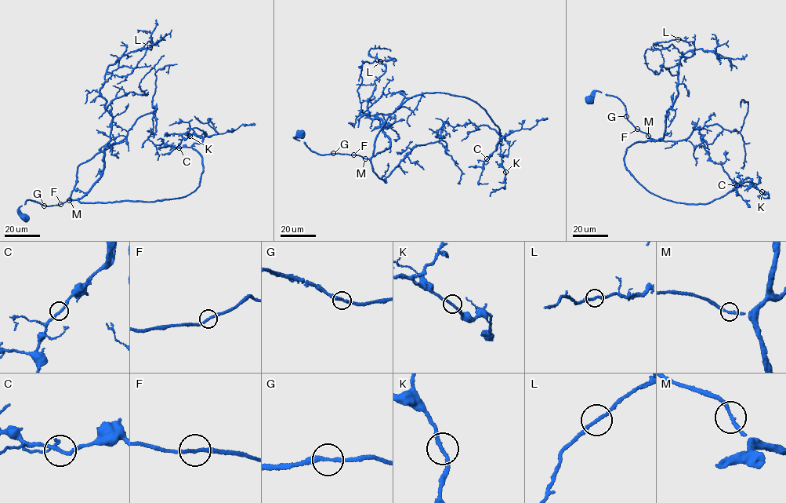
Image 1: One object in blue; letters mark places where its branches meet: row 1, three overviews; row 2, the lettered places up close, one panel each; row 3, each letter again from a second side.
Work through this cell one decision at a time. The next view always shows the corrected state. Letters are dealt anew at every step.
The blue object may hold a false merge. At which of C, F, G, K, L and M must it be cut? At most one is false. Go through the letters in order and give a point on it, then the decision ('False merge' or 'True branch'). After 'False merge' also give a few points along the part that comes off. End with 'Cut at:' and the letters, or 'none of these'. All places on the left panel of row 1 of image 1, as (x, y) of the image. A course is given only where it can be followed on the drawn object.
C: Place: (179, 147). True branch
F: Place: (60, 204). True branch
G: Place: (44, 205). True branch
K: Place: (190, 136). True branch
L: Place: (150, 47). True branch
M: Place: (69, 200). True branch
Cut at: none of these

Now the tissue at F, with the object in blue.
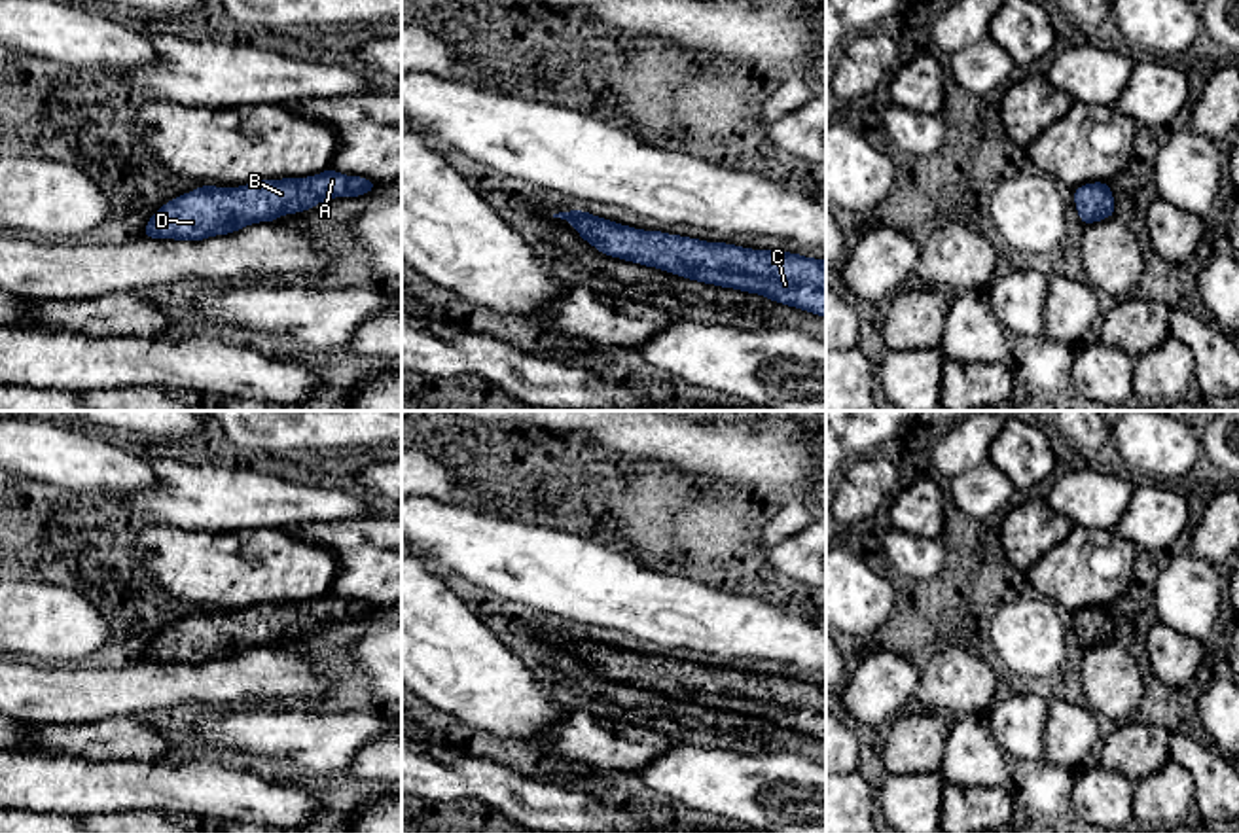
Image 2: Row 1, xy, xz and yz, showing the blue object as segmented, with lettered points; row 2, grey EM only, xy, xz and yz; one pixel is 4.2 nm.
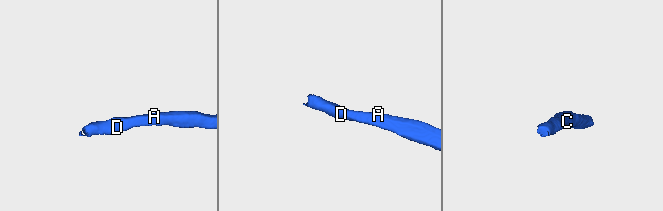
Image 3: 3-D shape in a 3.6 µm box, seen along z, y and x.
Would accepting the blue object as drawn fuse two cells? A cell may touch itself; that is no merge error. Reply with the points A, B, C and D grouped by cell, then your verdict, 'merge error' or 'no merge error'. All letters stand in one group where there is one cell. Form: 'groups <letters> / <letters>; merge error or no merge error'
groups A B C D; no merge error

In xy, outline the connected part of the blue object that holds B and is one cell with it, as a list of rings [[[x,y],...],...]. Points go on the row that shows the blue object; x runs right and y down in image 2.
[[[332,168],[309,178],[261,180],[241,187],[201,186],[163,204],[142,237],[203,240],[235,233],[248,223],[275,222],[282,214],[314,208],[332,197],[360,197],[377,182]]]

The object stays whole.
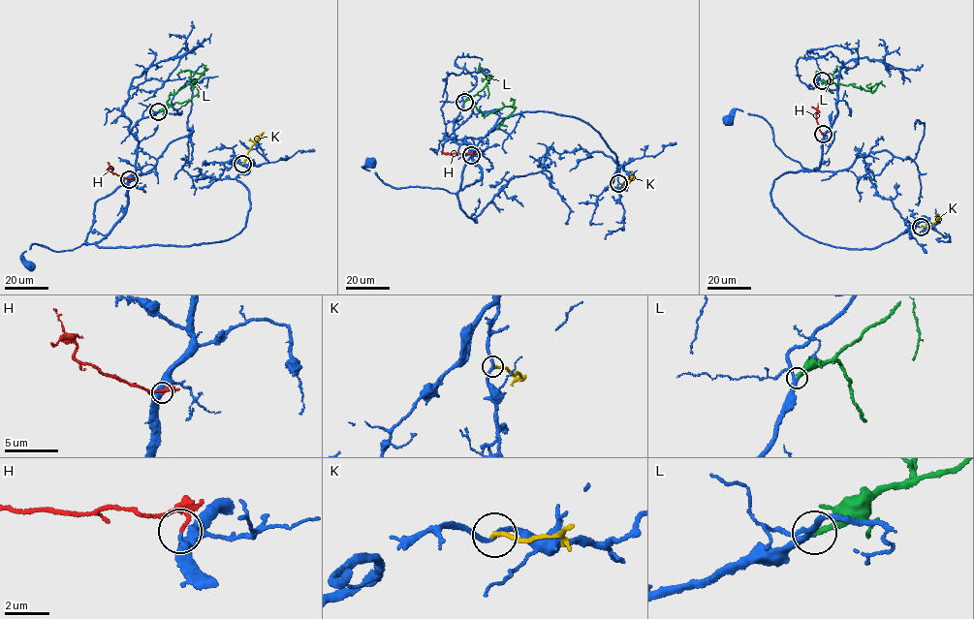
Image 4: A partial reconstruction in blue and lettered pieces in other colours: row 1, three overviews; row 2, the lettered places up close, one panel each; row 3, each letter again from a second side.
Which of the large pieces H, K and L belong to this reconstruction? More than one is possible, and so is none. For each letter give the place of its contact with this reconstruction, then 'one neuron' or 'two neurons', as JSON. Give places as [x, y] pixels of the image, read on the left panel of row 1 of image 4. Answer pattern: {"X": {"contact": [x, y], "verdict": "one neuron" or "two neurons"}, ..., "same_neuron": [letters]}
{"H": {"contact": [129, 179], "verdict": "one neuron"}, "K": {"contact": [242, 164], "verdict": "two neurons"}, "L": {"contact": [158, 111], "verdict": "two neurons"}, "same_neuron": ["H"]}

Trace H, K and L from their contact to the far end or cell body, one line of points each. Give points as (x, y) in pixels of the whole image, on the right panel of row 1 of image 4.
H: (823, 133), (816, 119), (817, 109), (812, 106)
K: (921, 227), (935, 222), (938, 216), (936, 214)
L: (822, 80), (873, 91), (880, 82)

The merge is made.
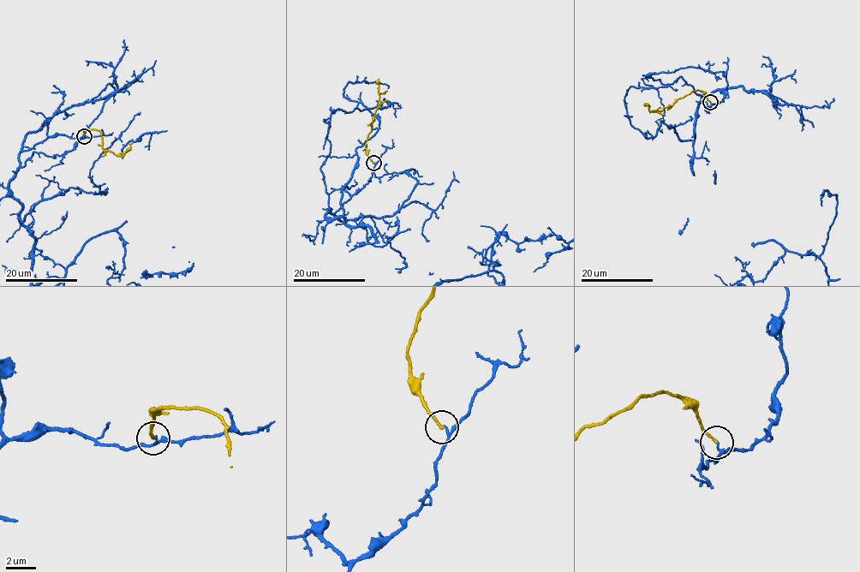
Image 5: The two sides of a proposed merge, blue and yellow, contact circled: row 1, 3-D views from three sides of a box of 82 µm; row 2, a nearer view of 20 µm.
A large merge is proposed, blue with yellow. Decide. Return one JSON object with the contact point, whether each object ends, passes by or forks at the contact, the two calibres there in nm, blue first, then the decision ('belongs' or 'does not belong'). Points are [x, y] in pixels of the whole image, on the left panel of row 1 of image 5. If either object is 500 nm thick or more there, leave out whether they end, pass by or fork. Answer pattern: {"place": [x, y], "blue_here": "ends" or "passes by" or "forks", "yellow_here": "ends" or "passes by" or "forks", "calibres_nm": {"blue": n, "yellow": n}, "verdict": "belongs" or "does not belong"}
{"place": [84, 136], "blue_here": "passes by", "yellow_here": "ends", "calibres_nm": {"blue": 80, "yellow": 180}, "verdict": "does not belong"}

